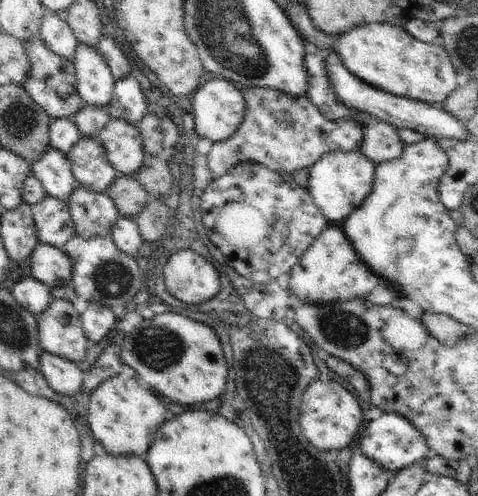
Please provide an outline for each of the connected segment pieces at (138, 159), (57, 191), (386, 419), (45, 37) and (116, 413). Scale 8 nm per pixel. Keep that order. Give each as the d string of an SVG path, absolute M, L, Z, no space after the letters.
M113 119L100 132L98 139L114 169L123 176L136 179L146 156L136 124Z
M49 146L45 156L30 170L40 180L47 195L57 200L67 202L76 188L76 180L67 156L53 147Z
M384 413L358 433L358 446L364 456L374 460L391 475L423 460L429 452L426 438L411 424L411 419L397 413Z
M46 12L38 36L48 51L72 64L75 62L75 53L79 43L74 32L68 27L64 14Z
M120 375L101 383L91 395L88 406L88 423L95 441L98 441L104 447L108 455L121 456L134 454L143 457L150 449L156 435L156 430L165 422L164 414L166 408L158 401L157 395L145 390L142 384L136 379L124 381Z

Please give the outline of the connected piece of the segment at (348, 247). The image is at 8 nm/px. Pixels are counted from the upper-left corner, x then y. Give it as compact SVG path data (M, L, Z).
M338 226L326 227L297 260L290 274L290 290L296 292L296 296L306 303L344 303L355 297L385 306L392 305L401 296L400 287L368 269Z

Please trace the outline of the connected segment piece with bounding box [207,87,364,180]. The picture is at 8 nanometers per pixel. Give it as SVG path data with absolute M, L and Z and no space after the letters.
M267 87L242 88L243 98L246 102L245 116L236 132L228 139L214 143L212 150L208 154L208 168L212 174L212 179L230 171L240 163L250 161L269 167L272 171L279 173L280 170L293 175L295 172L307 168L308 170L327 153L342 150L359 150L364 141L364 128L356 117L345 117L332 121L326 119L318 108L306 97L292 97L288 93Z

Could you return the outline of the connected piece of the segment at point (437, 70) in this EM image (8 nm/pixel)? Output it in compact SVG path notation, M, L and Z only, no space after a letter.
M370 23L334 38L337 54L357 78L388 93L442 106L461 83L443 46L421 42L402 25Z

